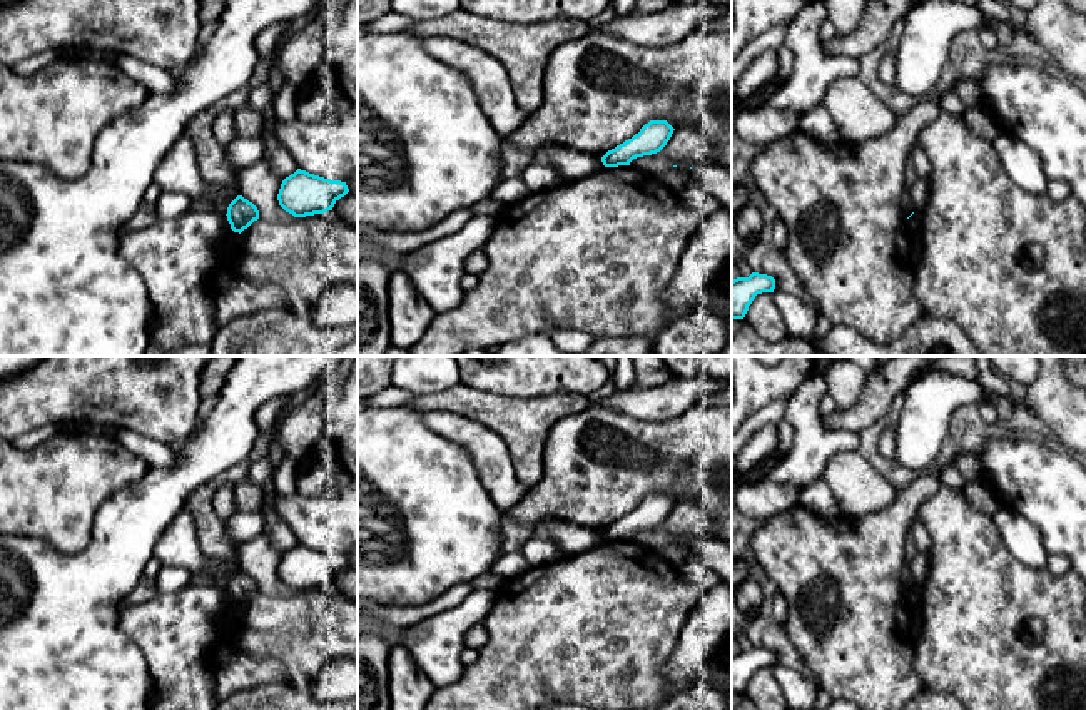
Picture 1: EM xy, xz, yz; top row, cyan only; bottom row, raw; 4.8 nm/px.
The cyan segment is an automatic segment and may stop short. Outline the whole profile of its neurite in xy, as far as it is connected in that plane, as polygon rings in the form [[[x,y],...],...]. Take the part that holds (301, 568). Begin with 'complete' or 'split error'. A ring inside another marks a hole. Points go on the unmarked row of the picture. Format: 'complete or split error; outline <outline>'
complete; outline [[[297,543],[281,558],[279,580],[294,591],[332,585],[334,578],[349,566],[346,556],[324,553]]]

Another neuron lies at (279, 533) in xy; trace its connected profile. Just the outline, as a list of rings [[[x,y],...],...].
[[[262,503],[259,508],[264,516],[264,533],[271,543],[284,555],[294,548],[299,541],[289,525],[276,511],[274,505]]]

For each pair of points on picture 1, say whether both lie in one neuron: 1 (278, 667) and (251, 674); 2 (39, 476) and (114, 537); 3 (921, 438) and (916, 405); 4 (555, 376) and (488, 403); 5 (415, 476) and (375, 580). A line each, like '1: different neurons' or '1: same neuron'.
1: same neuron
2: different neurons
3: same neuron
4: different neurons
5: same neuron

